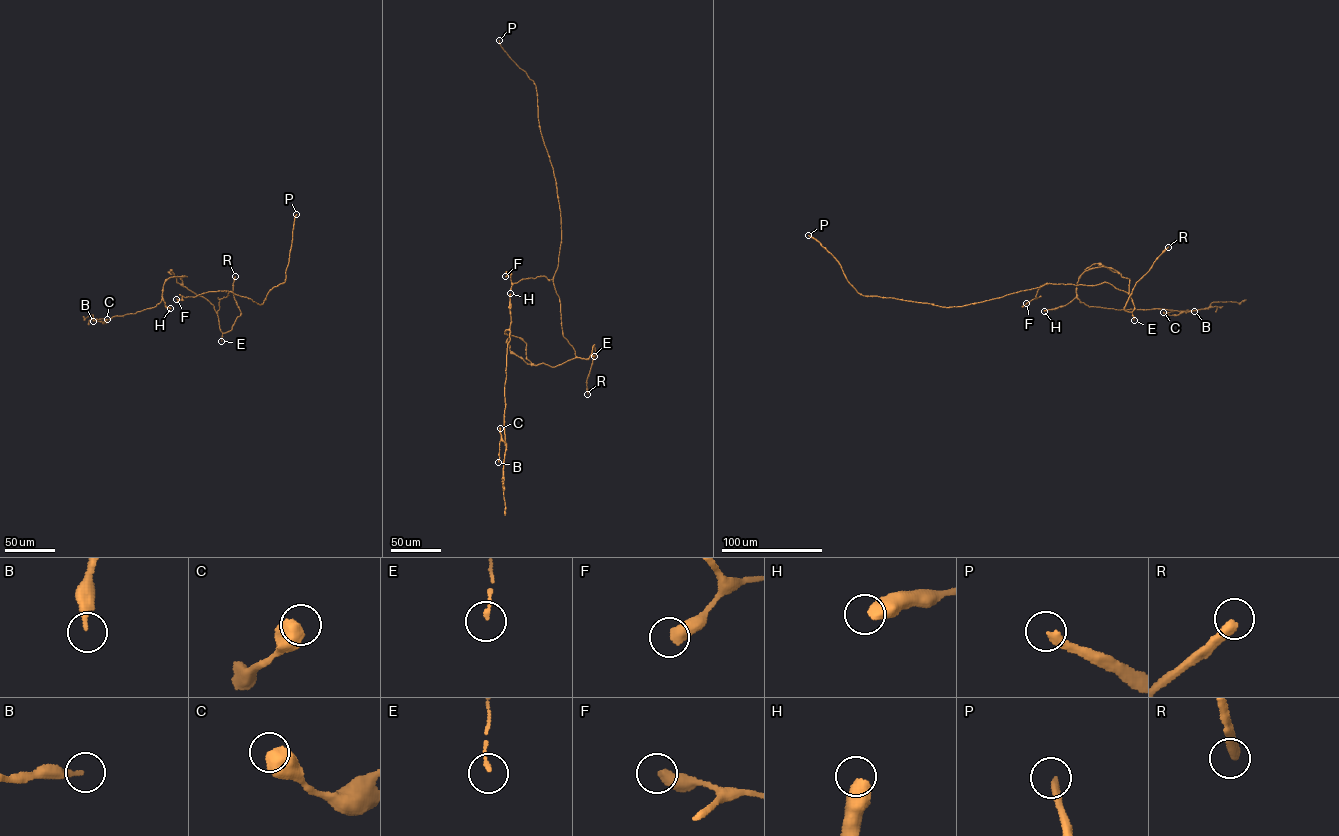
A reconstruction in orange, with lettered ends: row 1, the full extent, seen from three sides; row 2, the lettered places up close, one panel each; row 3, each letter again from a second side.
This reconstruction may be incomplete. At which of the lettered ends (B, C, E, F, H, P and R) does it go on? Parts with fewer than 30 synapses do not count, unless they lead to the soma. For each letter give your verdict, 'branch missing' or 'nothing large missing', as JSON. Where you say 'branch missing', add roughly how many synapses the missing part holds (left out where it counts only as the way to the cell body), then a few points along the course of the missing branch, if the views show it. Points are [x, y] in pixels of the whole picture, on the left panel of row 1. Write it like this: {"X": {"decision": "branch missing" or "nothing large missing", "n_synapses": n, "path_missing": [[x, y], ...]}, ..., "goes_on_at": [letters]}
{"B": {"decision": "nothing large missing"}, "C": {"decision": "nothing large missing"}, "E": {"decision": "nothing large missing"}, "F": {"decision": "nothing large missing"}, "H": {"decision": "nothing large missing"}, "P": {"decision": "branch missing", "n_synapses": 180, "path_missing": [[296, 214], [334, 187], [374, 173], [316, 132], [304, 138], [309, 141], [326, 125]]}, "R": {"decision": "nothing large missing"}, "goes_on_at": ["P"]}

